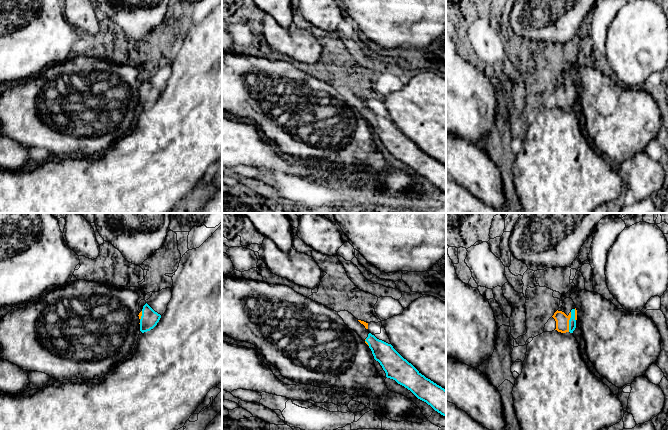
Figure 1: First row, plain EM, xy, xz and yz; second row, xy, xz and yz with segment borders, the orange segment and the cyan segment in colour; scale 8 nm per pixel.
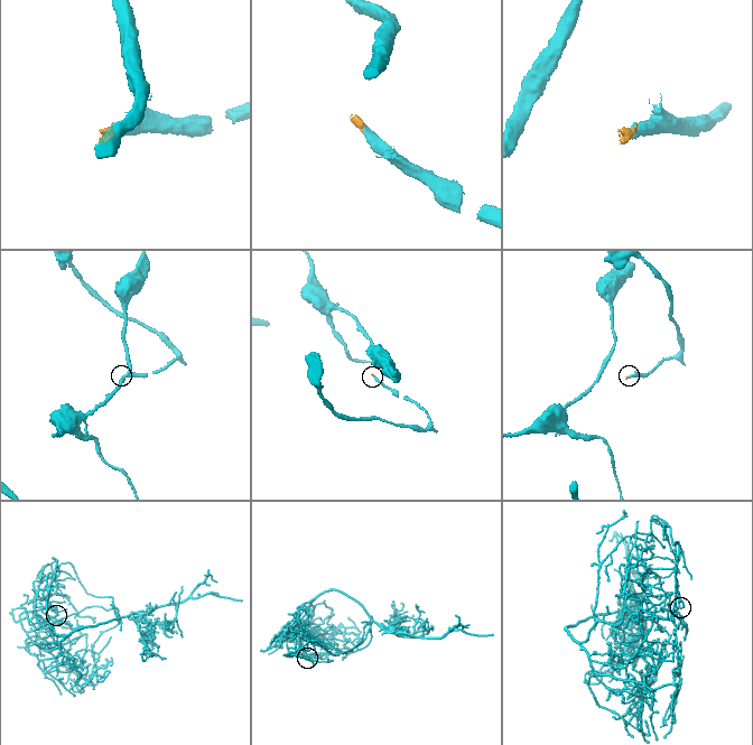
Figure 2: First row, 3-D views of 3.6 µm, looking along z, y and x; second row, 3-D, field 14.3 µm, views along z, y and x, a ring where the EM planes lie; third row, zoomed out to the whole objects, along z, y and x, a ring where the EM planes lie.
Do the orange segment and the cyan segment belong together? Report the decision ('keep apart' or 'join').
join

